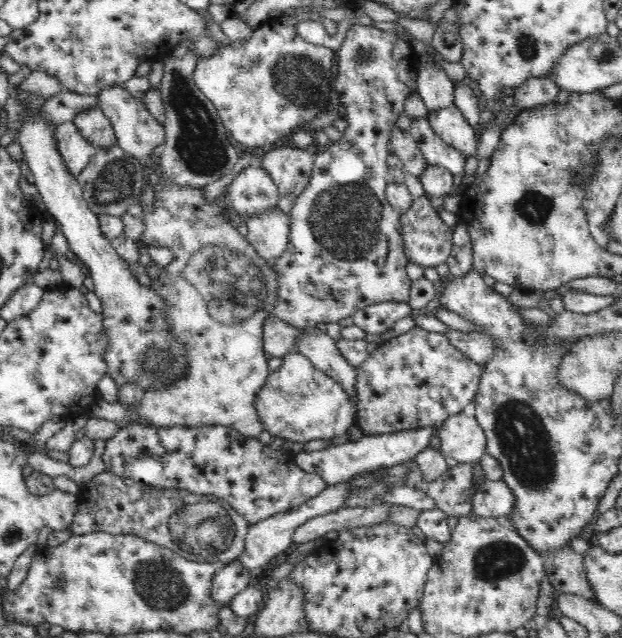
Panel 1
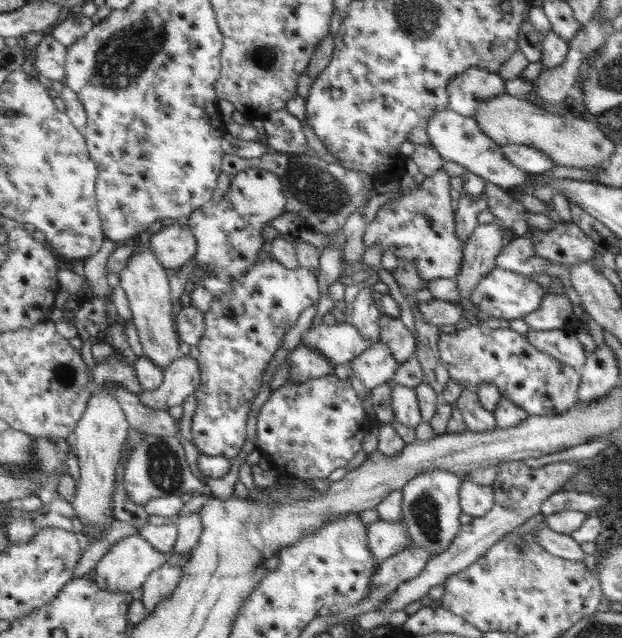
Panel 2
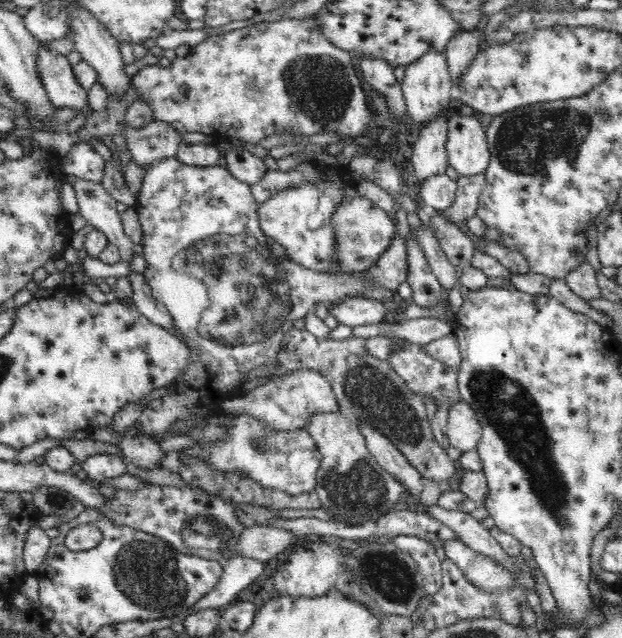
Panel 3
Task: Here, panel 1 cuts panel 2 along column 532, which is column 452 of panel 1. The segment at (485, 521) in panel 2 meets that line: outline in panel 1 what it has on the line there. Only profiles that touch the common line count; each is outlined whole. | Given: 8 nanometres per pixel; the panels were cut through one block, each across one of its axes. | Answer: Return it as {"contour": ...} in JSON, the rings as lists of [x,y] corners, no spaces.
{"contour":[[[414,464],[414,468],[406,474],[404,484],[426,492],[436,502],[436,510],[444,512],[446,516],[462,518],[474,512],[472,474],[474,474],[472,464],[458,464],[456,468],[450,468],[442,478],[426,482],[420,474],[418,464]]]}

